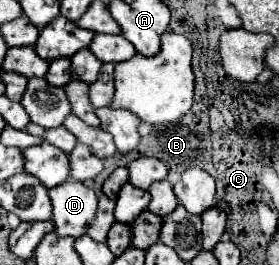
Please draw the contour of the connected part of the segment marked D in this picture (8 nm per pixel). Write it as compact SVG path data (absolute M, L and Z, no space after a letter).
M65 180L49 190L53 204L53 224L57 236L79 238L87 232L97 212L97 194L83 182Z

